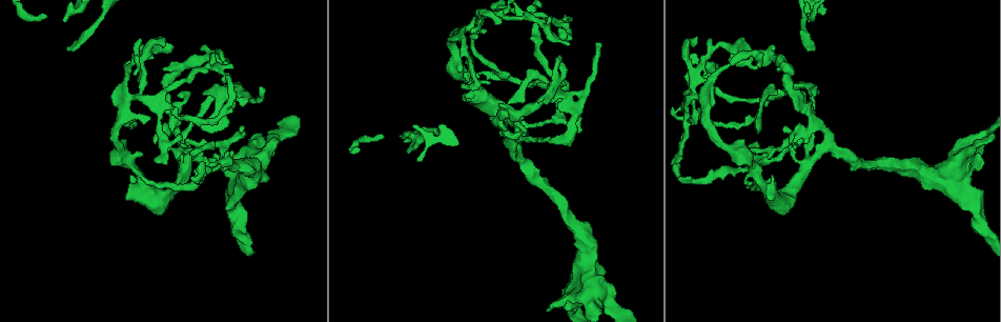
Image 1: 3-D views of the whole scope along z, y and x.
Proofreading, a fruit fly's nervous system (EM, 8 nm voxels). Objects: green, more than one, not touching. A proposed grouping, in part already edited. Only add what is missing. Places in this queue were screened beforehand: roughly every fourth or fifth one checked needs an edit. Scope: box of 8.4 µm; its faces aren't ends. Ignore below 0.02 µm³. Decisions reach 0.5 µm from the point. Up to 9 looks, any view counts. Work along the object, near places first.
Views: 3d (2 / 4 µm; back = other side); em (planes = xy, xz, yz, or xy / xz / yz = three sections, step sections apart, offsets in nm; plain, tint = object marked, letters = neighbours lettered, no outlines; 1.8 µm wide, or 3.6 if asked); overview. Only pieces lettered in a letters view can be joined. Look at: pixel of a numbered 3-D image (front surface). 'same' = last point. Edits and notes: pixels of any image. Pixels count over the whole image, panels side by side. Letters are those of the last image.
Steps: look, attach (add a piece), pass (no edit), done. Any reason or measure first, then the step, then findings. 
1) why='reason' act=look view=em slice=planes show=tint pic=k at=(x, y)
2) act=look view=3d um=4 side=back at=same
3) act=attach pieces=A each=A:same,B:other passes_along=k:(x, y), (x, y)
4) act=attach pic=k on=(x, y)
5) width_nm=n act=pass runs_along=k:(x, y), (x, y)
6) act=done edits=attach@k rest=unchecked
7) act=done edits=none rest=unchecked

why='branch stops here' act=look view=em slice=planes show=tint pic=1 at=(62, 20)

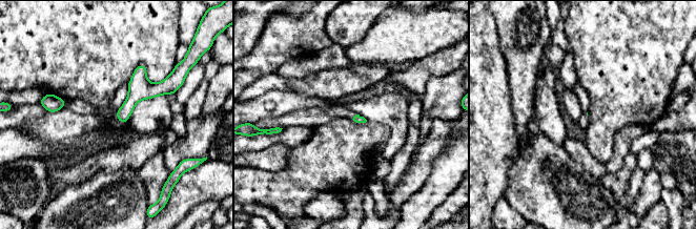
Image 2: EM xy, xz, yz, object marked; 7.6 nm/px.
act=look view=em slice=planes show=letters at=same

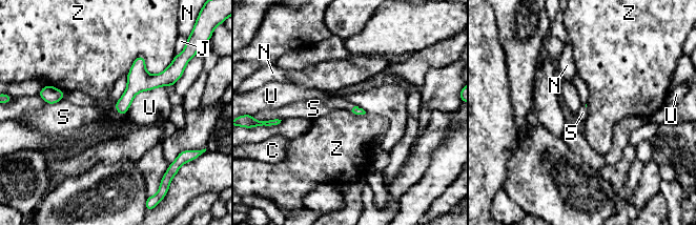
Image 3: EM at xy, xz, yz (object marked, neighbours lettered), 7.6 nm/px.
act=attach pieces=S each=C:other,J:other,N:other,S:same,U:other,Z:other found='it goes on there'

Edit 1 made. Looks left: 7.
act=look view=overview

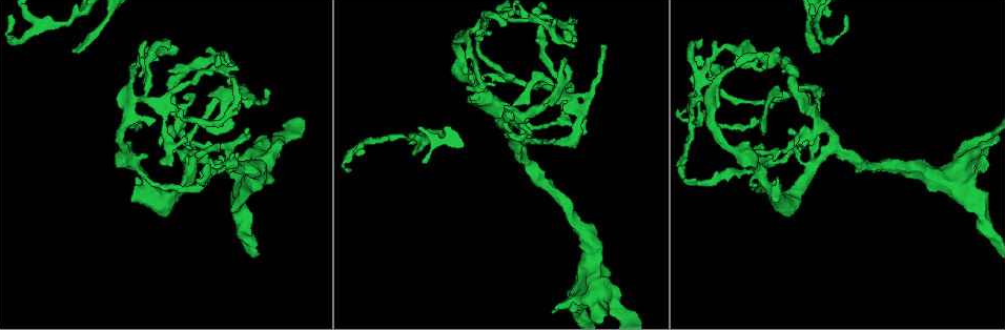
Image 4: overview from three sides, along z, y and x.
why='an open end' act=look view=em slice=planes show=letters pic=4 at=(467, 85)

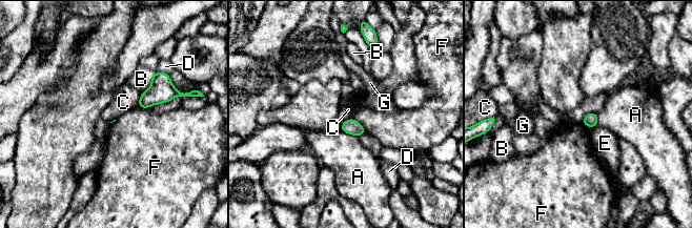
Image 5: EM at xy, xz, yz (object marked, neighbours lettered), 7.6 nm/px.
longest_contact=B:190nm act=pass each=A:other,B:other,C:other,D:other,E:other,F:other,G:other found='none of them fits'

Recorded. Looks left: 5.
why='an open end' act=look view=em slice=xy step=16 show=letters pic=4 at=(789, 131)

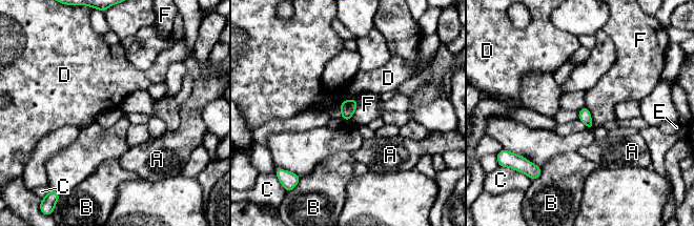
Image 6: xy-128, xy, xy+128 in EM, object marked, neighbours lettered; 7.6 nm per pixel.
act=look view=em slice=planes show=letters at=same

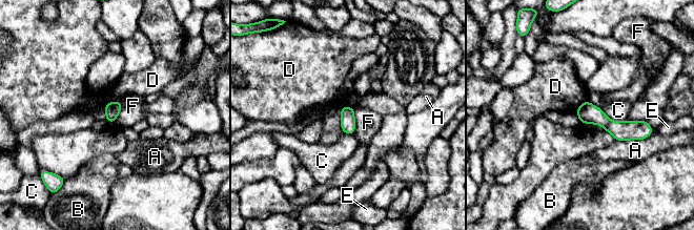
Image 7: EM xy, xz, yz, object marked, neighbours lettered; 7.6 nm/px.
act=pass each=A:other,B:other,C:other,D:other,E:other,F:other runs_along=7:(579, 111), (613, 127), (646, 125) found='none of them fits'

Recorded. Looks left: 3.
why='thin end' act=look view=em slice=xz step=4 show=letters pic=4 at=(564, 61)

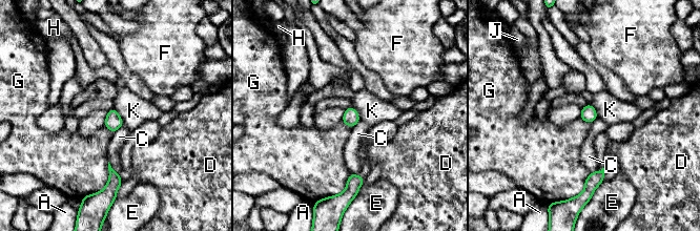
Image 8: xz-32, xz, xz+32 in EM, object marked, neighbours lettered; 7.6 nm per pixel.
why='cut it another way' act=look view=em slice=planes show=letters at=same

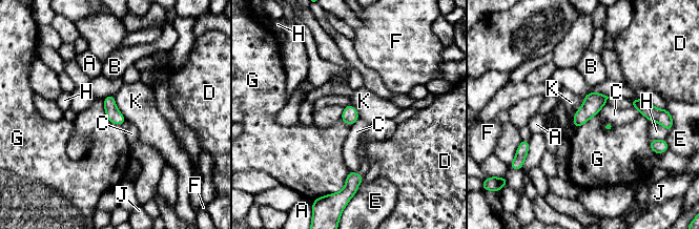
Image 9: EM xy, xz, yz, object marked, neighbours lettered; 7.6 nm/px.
width_nm=110 act=pass each=A:other,B:other,C:other,D:other,E:other,F:other,G:other,H:other,J:other,K:other border=9:(614, 124), (609, 130), (602, 129) found='none of them fits'

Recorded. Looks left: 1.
act=done edits=attach@3 rest=unchecked

